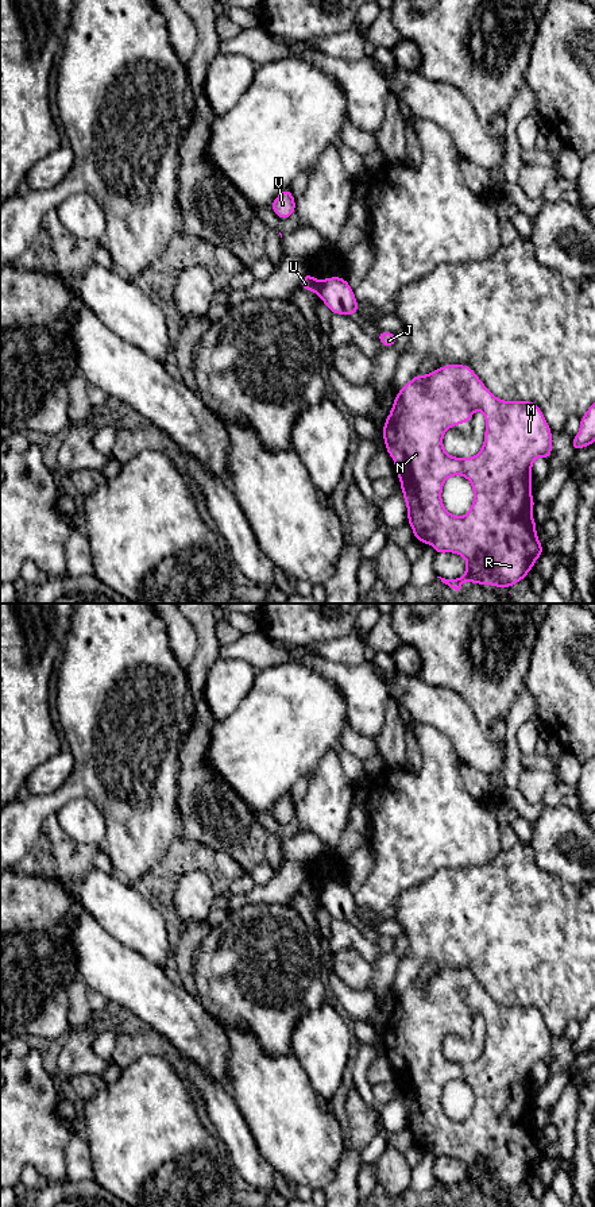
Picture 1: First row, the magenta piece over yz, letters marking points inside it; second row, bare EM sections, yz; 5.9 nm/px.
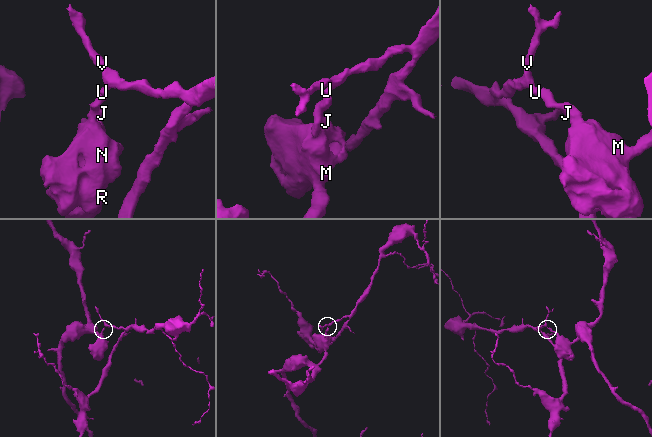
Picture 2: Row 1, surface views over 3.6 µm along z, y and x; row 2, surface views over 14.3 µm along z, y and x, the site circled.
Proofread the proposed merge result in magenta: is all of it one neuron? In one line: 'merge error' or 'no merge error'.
merge error

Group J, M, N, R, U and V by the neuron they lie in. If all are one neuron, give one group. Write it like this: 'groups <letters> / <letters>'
groups J M N R / U V

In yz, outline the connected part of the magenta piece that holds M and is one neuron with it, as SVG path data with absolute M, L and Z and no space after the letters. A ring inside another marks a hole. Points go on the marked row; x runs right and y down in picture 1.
M444 365L424 377L416 374L397 392L391 412L383 423L383 441L387 454L397 462L394 471L399 477L399 489L403 491L407 506L407 522L416 540L424 545L430 543L436 555L455 552L467 562L467 571L461 576L456 579L437 576L443 583L456 591L467 581L499 590L502 586L510 589L526 578L528 572L534 568L534 560L545 552L536 533L537 522L532 516L532 509L537 504L530 491L532 466L540 455L546 462L552 458L552 429L536 402L499 400L468 365ZM475 409L480 409L486 417L484 443L480 452L471 458L449 456L443 447L444 433L449 427L470 423ZM452 475L464 475L474 487L472 506L461 517L452 516L441 501L444 482Z

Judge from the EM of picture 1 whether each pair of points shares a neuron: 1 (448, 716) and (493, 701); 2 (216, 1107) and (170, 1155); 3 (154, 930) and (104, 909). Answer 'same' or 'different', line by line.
1: different
2: different
3: same

